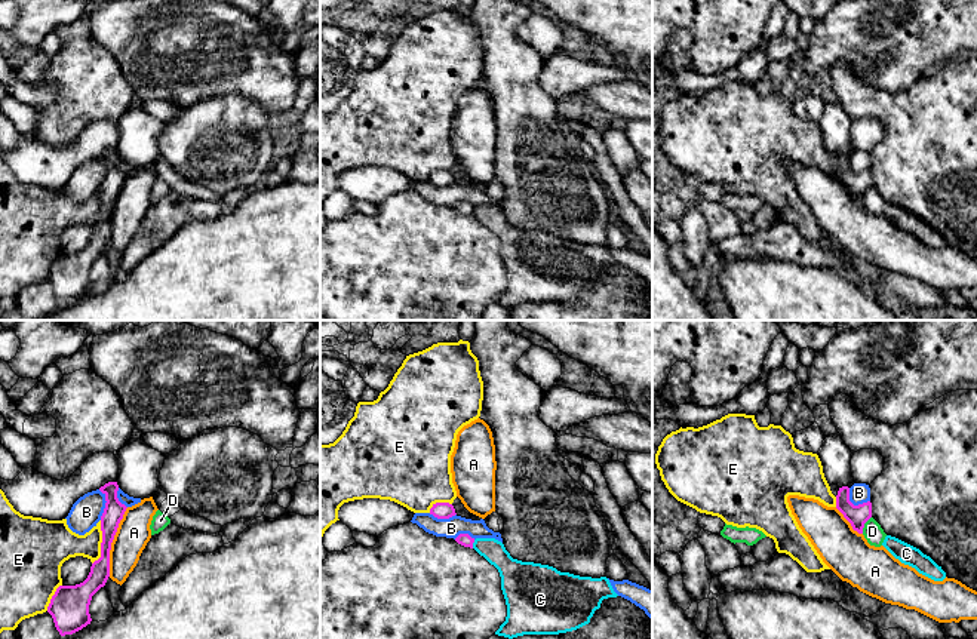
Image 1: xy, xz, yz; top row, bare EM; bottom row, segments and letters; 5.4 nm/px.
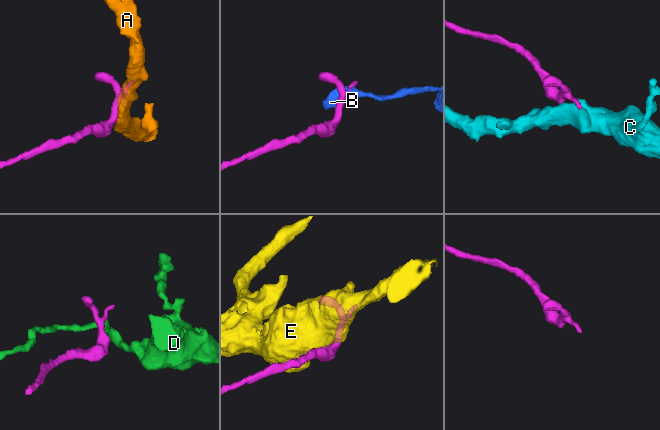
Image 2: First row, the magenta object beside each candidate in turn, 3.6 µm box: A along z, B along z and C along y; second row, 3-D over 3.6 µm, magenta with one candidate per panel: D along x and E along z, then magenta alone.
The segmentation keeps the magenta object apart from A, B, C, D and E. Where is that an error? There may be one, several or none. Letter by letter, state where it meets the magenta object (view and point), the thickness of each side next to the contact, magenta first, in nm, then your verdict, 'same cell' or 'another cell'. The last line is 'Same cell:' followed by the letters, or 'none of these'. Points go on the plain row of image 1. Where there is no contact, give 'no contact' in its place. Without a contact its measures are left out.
A: xy (111, 209) | 110/180 nm | another cell
B: yz (853, 172) | 110/110 nm | another cell
C: xz (472, 212) | 70/130 nm | another cell
D: yz (863, 193) | 110/110 nm | another cell
E: xy (101, 211) | 110/220 nm | another cell
Same cell: none of these

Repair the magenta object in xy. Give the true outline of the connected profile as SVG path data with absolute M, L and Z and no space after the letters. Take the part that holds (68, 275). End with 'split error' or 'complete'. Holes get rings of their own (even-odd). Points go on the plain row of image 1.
M108 150L99 159L107 169L101 184L101 225L92 231L90 240L83 251L59 254L47 274L47 280L52 283L61 304L73 302L90 292L89 273L92 264L105 254L110 245L111 211L127 175L117 166L117 150Z; complete

